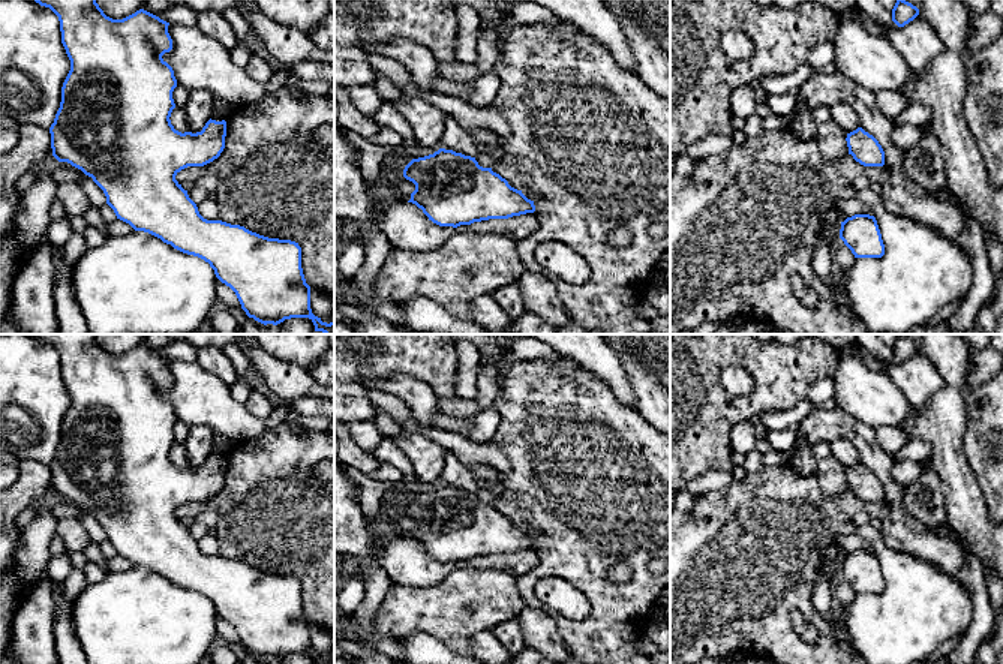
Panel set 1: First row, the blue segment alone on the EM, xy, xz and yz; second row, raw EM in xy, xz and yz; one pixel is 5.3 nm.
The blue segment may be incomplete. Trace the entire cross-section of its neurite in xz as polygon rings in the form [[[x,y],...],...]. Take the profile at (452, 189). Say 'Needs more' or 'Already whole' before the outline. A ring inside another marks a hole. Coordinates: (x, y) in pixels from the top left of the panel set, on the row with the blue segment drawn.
Already whole. [[[439,148],[412,159],[403,177],[415,184],[408,202],[439,226],[457,228],[535,211],[534,201],[492,168],[483,168],[475,157],[453,150]]]

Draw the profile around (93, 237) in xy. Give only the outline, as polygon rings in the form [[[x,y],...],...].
[[[87,226],[87,229],[82,232],[84,240],[87,243],[87,247],[99,247],[105,241],[105,235],[97,231],[94,226]]]

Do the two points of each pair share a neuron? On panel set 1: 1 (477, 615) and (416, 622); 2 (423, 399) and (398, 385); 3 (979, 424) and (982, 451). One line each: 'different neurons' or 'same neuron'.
1: same neuron
2: same neuron
3: same neuron

